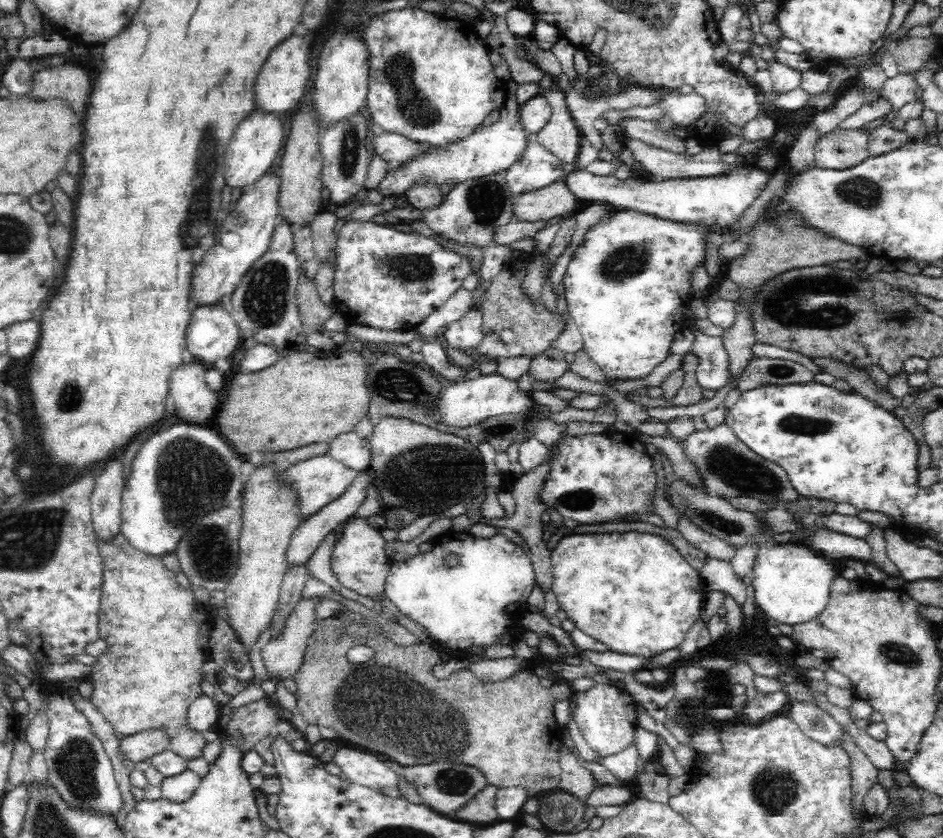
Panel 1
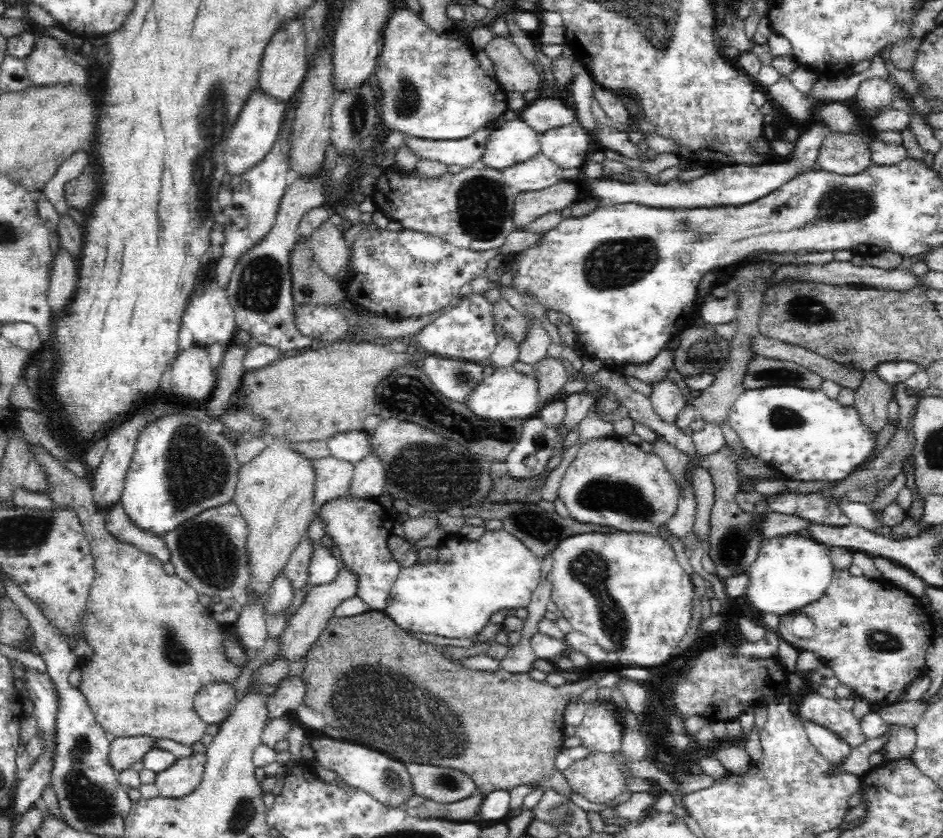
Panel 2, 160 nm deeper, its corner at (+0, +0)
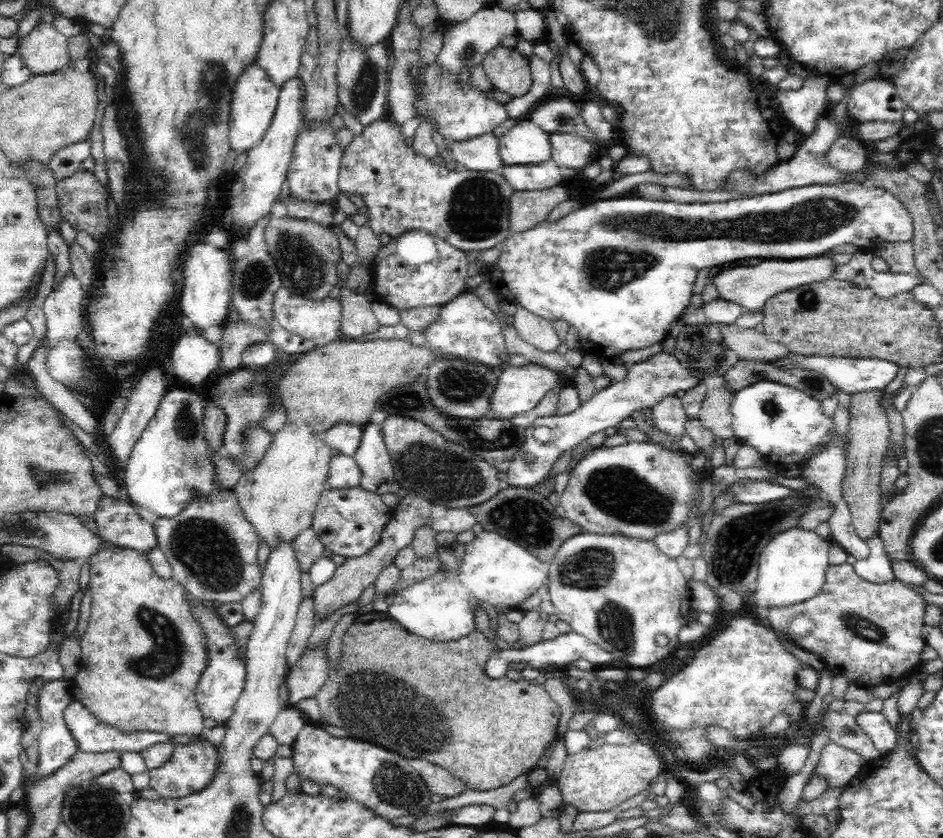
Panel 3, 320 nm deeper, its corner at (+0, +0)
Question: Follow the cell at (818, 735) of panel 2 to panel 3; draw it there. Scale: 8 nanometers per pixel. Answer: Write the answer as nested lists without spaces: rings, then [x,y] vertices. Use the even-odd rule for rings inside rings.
[[[830,741],[822,748],[815,773],[826,779],[828,788],[844,786],[858,776],[864,763],[863,756],[857,752]]]

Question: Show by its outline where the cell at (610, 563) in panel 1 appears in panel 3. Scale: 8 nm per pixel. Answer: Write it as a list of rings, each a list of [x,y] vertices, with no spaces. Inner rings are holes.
[[[580,533],[567,538],[556,551],[549,565],[549,580],[548,590],[551,596],[551,602],[554,605],[554,612],[559,616],[560,620],[568,623],[571,630],[585,636],[588,640],[595,642],[601,646],[606,652],[613,655],[613,663],[618,661],[621,665],[628,670],[642,670],[646,666],[652,666],[656,662],[660,662],[663,658],[667,657],[670,652],[682,650],[682,644],[678,639],[678,634],[686,620],[682,614],[690,607],[690,591],[688,588],[688,580],[684,578],[676,559],[670,555],[664,554],[654,543],[653,540],[646,540],[643,538],[627,537],[626,535],[617,534],[594,534],[594,533]],[[658,634],[664,634],[668,638],[666,646],[659,646],[656,643],[655,637]]]

